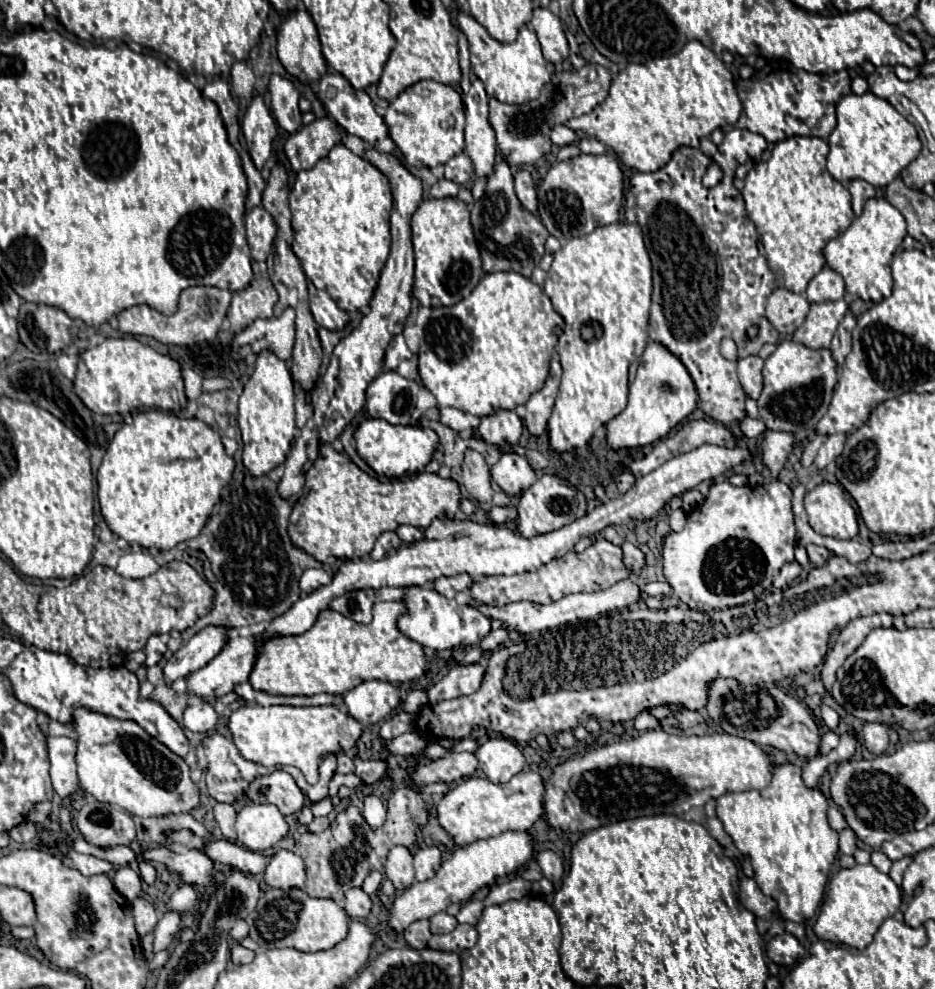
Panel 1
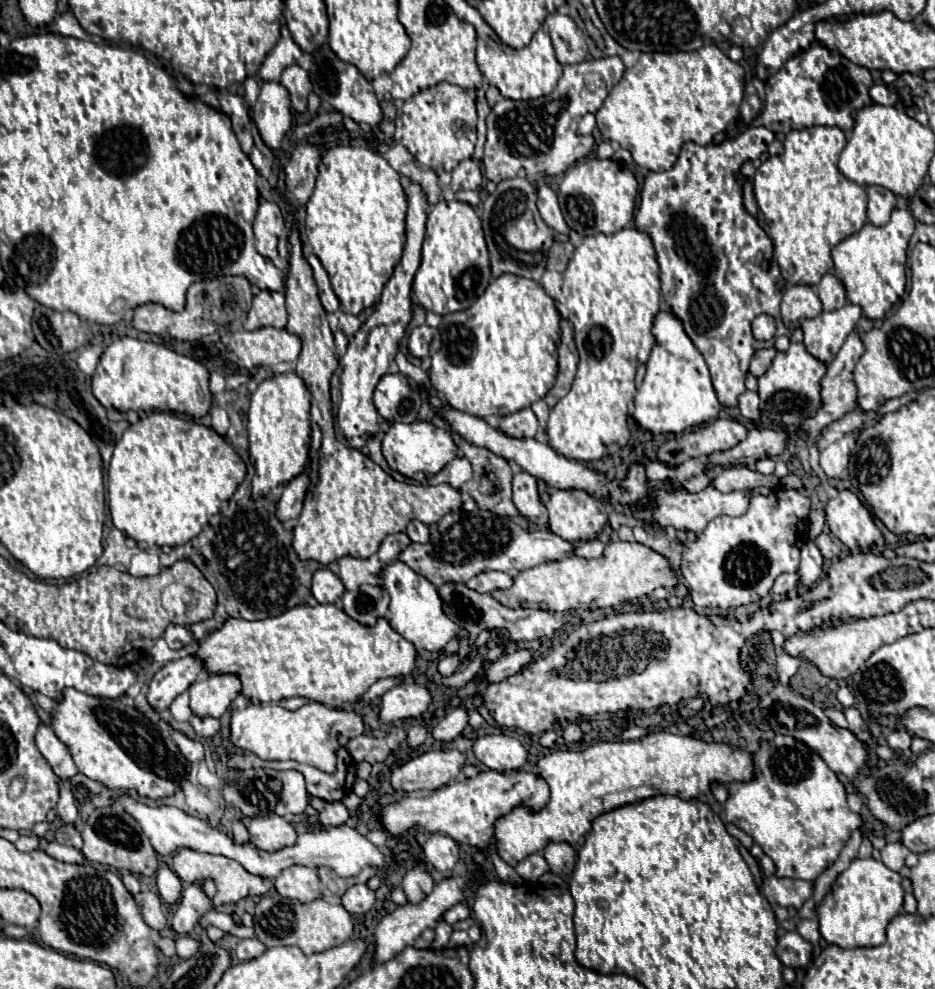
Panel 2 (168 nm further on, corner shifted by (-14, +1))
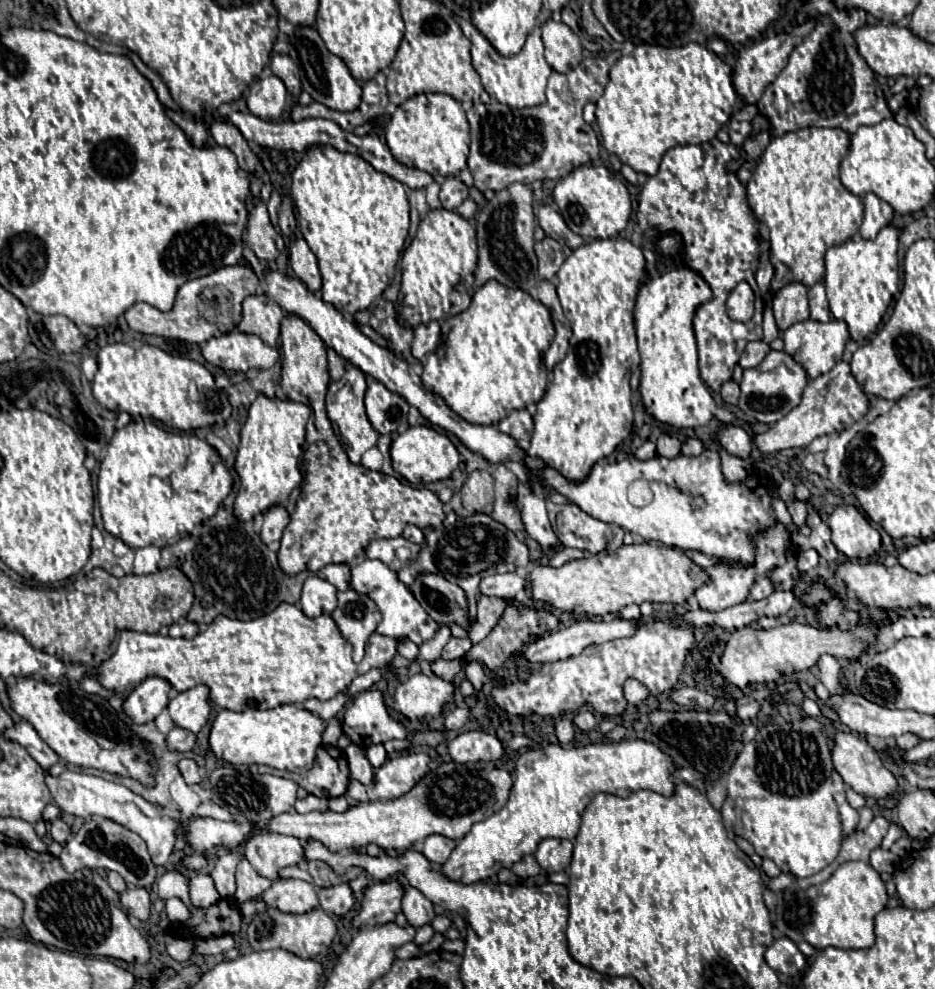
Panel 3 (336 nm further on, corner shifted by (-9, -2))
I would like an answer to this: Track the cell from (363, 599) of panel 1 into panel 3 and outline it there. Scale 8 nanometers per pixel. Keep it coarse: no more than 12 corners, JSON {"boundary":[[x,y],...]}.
{"boundary":[[355,591],[337,595],[331,613],[341,635],[353,645],[353,659],[379,625],[379,609]]}

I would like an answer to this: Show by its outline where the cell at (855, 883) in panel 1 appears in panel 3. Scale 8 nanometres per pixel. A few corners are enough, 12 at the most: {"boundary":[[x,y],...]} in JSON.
{"boundary":[[849,861],[783,891],[775,927],[815,949],[867,949],[887,891]]}

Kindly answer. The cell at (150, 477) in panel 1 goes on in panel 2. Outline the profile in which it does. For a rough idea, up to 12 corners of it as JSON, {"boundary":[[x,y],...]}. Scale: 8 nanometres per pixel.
{"boundary":[[154,412],[108,468],[140,546],[196,538],[246,464],[212,428]]}

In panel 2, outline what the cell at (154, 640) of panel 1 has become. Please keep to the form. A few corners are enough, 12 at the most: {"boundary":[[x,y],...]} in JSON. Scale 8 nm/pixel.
{"boundary":[[170,624],[164,640],[172,650],[180,650],[192,640],[184,626]]}

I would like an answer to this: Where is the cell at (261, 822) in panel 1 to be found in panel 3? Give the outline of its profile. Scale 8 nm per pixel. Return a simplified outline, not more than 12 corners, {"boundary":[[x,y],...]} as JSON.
{"boundary":[[255,833],[245,843],[251,867],[271,881],[305,855],[299,839]]}

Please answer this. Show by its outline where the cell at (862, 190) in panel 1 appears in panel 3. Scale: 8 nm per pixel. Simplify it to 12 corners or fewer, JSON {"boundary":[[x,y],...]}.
{"boundary":[[875,193],[863,197],[865,219],[859,229],[863,239],[891,223],[893,209]]}

